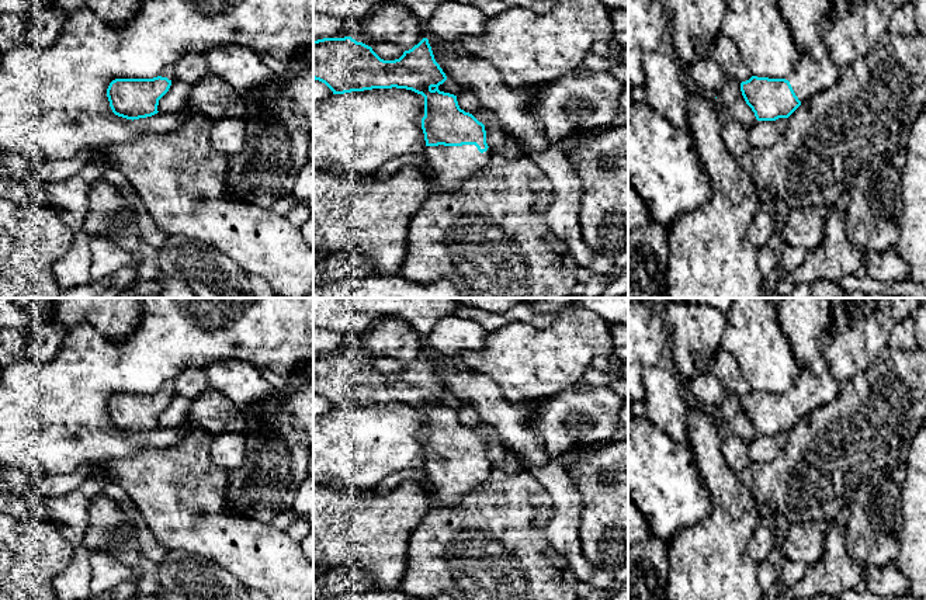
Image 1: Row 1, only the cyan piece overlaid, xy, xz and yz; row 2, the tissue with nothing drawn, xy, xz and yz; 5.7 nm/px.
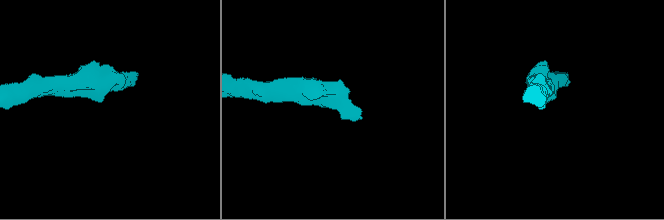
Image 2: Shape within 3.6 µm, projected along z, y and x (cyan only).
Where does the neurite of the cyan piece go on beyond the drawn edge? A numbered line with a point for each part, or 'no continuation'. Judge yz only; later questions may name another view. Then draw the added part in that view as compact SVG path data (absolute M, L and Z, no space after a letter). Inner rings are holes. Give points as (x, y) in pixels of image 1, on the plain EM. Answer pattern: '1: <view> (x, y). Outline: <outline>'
1: yz (862, 328). Outline: M830 298L830 302L832 326L821 341L829 371L814 375L801 368L794 385L785 392L801 417L832 402L843 385L867 371L889 346L895 326L912 316L912 312L919 306L919 298Z

